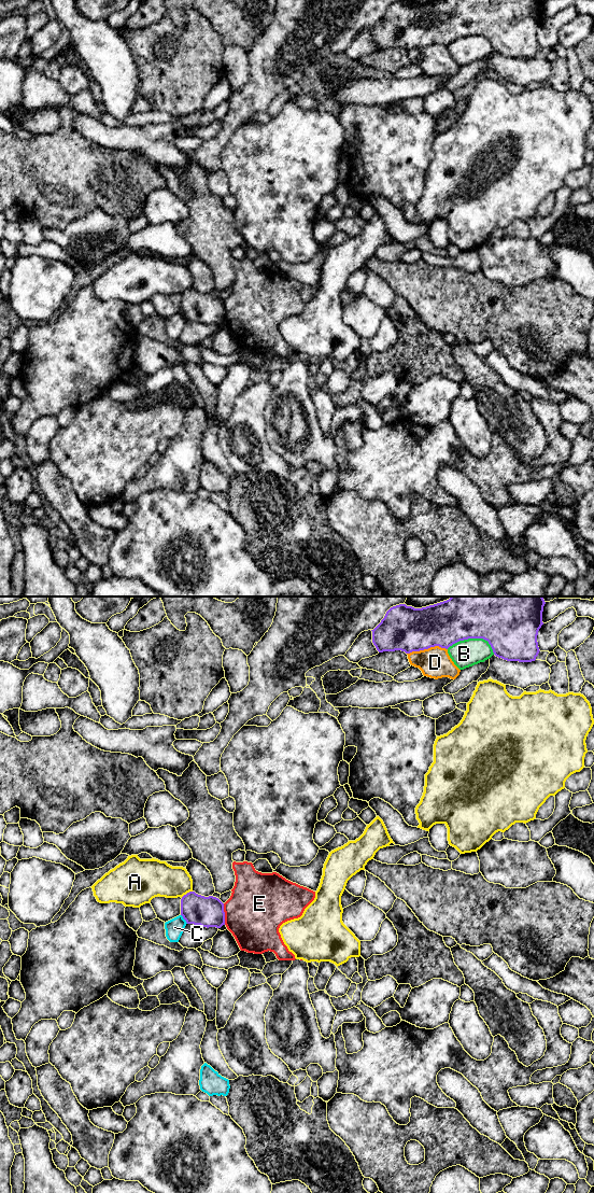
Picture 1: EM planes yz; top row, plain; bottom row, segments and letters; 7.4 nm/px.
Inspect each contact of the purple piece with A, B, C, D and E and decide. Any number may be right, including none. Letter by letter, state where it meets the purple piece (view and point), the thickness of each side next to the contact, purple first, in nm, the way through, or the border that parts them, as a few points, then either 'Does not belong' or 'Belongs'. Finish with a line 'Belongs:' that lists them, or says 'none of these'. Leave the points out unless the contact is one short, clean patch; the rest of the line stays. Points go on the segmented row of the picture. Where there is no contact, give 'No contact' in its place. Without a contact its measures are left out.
A: Touches purple at yz (187, 893). Thickness 220 nm (purple) against 260 nm. Does not belong
B: Touches purple at yz (474, 637). Thickness 500 nm (purple) against 200 nm. Does not belong
C: Touches purple at yz (183, 917). Thickness 220 nm (purple) against 140 nm. Boundary: yz (181, 914), (187, 923). Does not belong
D: Touches purple at yz (426, 648). Thickness 340 nm (purple) against 240 nm. Does not belong
E: Touches purple at yz (224, 914). Thickness 220 nm (purple) against 440 nm. Does not belong
Belongs: none of these

